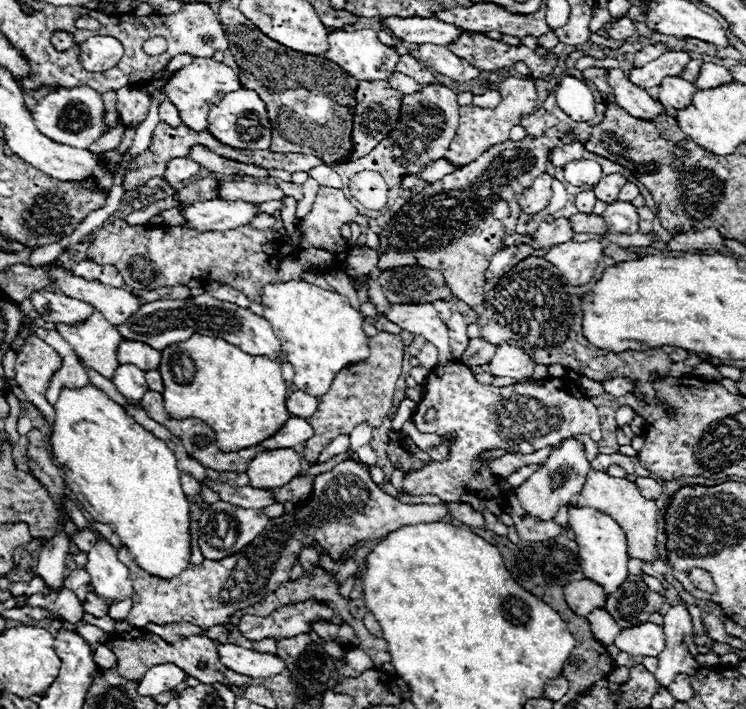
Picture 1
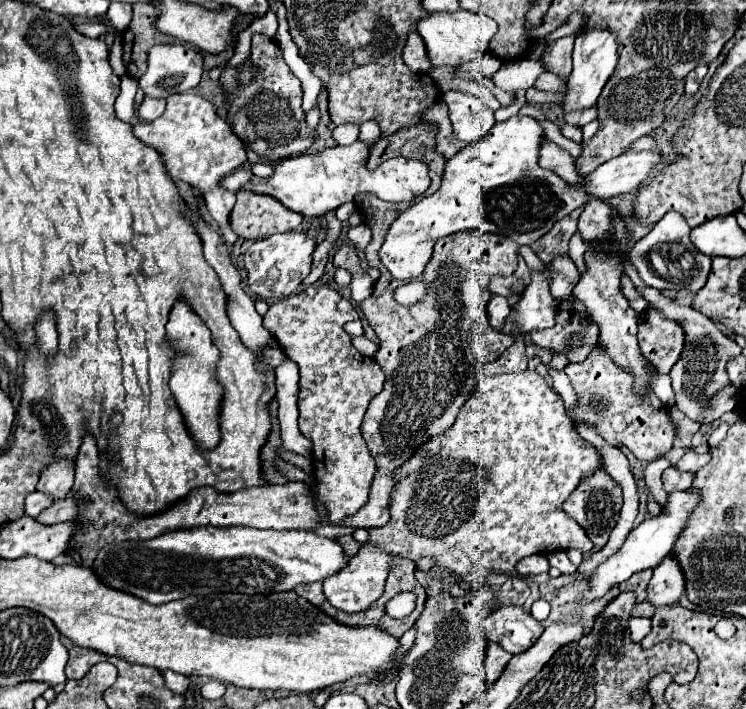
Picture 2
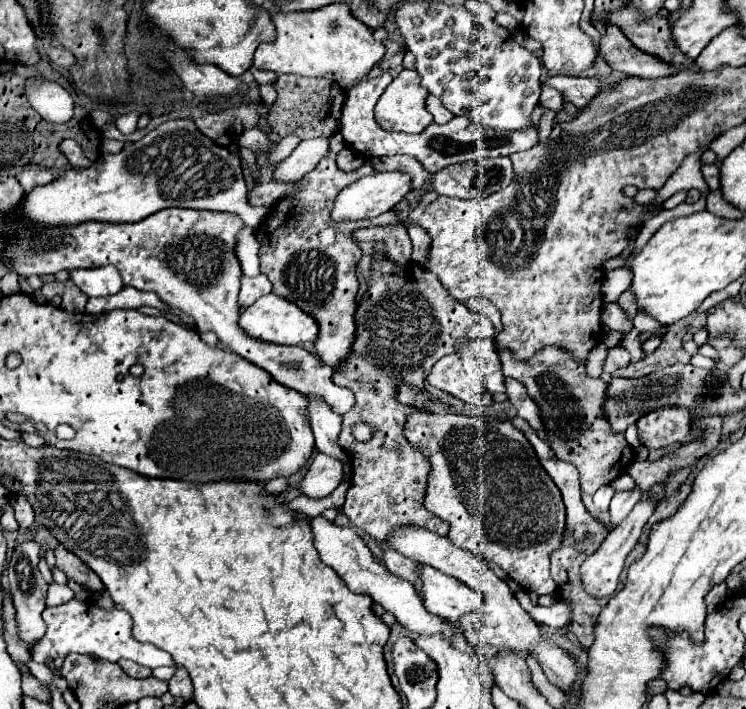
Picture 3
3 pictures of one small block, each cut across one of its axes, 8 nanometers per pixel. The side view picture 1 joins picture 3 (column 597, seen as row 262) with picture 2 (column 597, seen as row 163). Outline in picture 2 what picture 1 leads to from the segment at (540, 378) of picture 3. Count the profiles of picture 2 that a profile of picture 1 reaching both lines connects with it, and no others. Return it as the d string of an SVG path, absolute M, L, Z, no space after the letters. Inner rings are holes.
M592 472L588 480L582 480L582 484L564 502L564 512L586 530L588 538L594 542L596 548L602 548L606 544L608 532L612 532L616 520L620 518L620 508L622 508L622 488L606 472Z

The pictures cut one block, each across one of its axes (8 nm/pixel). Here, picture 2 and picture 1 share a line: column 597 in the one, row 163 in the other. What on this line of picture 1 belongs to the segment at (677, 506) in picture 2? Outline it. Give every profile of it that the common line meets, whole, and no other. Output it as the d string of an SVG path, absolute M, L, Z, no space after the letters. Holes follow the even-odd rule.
M574 160L564 166L564 180L572 186L596 186L602 180L602 166L592 160Z

